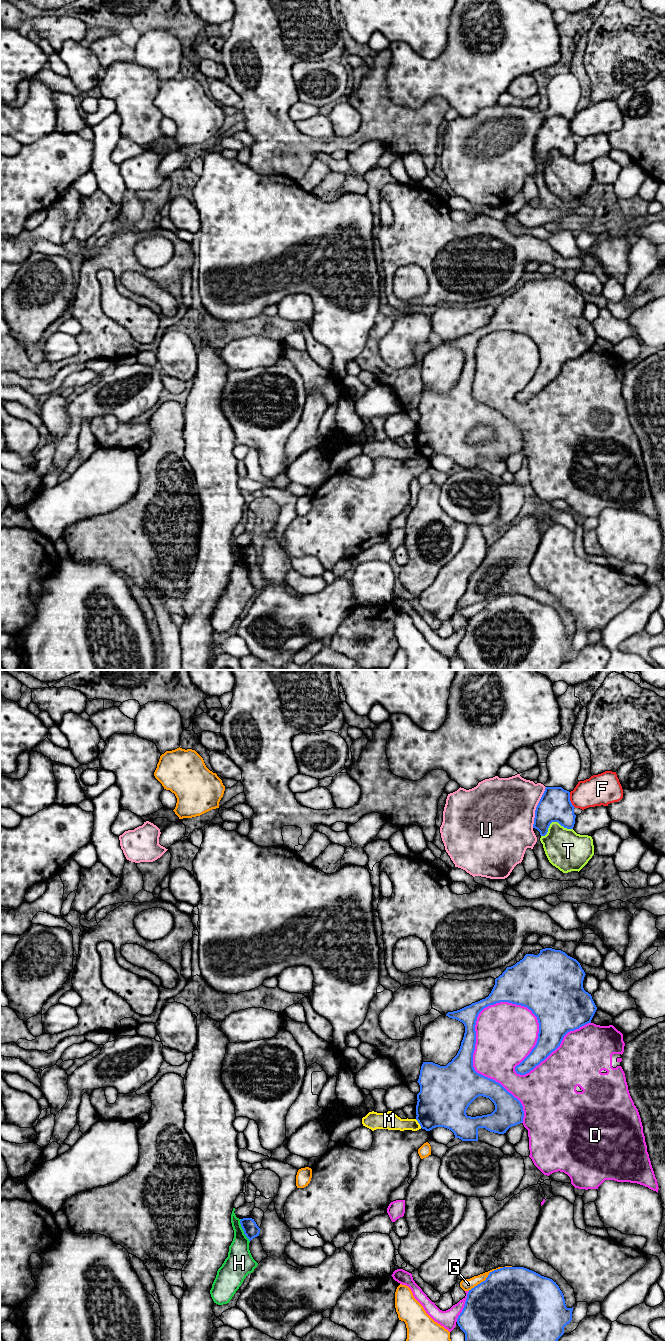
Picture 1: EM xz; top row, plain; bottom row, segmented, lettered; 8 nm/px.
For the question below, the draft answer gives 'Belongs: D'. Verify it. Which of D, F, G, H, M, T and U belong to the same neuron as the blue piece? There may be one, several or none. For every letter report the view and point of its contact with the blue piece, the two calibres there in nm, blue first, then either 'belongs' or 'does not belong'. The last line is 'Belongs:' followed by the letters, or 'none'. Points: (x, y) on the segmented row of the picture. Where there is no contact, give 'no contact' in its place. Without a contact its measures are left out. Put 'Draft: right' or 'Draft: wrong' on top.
Draft: wrong
D: meets blue in xz at (539, 1028); 420 nm thick on the blue side, 460 nm on the other; does not belong
F: meets blue in xz at (569, 800); 260 nm thick on the blue side, 240 nm on the other; does not belong
G: meets blue in xz at (486, 1278); 500 nm thick on the blue side, 90 nm on the other; does not belong
H: meets blue in xz at (243, 1230); 120 nm thick on the blue side, 200 nm on the other; does not belong
M: meets blue in xz at (418, 1122); 400 nm thick on the blue side, 150 nm on the other; does not belong
T: meets blue in xz at (554, 821); 260 nm thick on the blue side, 320 nm on the other; does not belong
U: meets blue in xz at (536, 807); 260 nm thick on the blue side, 480 nm on the other; does not belong
Belongs: none

